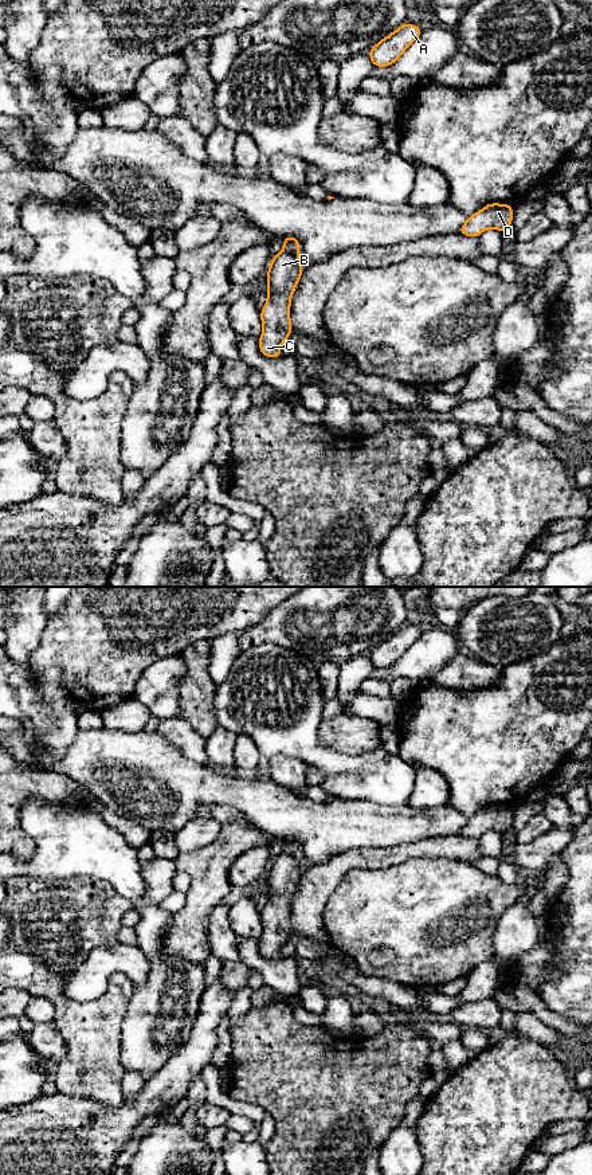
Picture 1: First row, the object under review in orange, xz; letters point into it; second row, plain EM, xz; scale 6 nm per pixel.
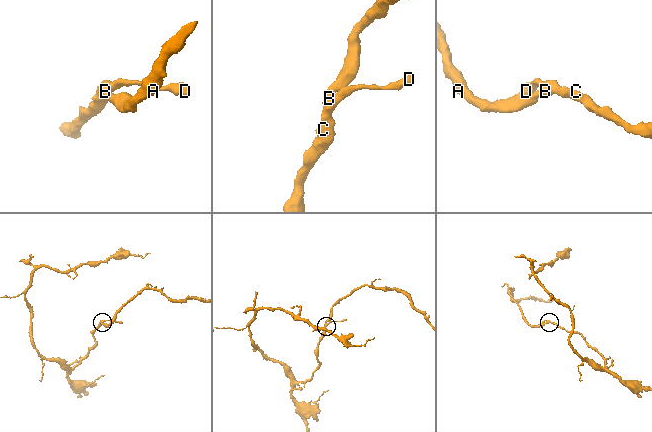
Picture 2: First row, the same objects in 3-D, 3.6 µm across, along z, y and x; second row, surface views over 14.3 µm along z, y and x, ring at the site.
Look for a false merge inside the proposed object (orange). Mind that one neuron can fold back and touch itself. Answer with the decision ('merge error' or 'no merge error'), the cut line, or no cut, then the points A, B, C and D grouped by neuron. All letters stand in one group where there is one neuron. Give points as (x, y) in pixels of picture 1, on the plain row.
no merge error; no cut; A B C D

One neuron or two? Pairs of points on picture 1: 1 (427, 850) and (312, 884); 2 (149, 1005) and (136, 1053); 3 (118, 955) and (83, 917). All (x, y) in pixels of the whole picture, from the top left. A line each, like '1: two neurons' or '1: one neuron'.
1: one neuron
2: one neuron
3: two neurons

